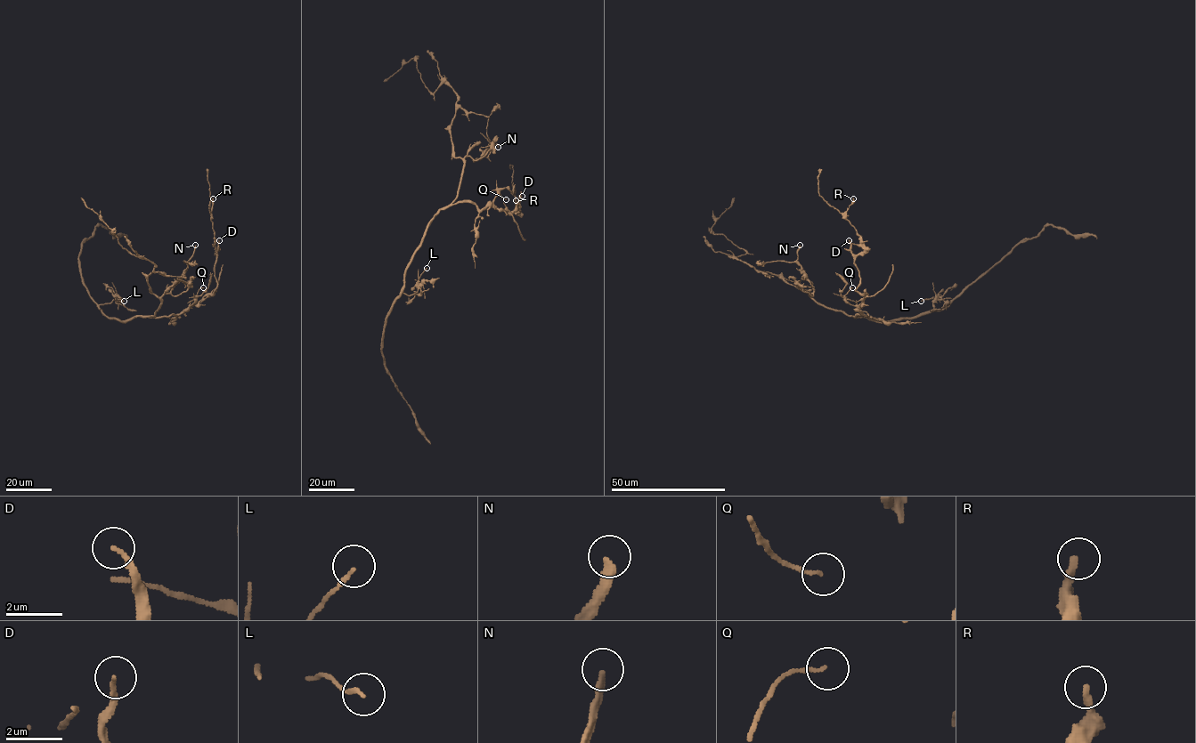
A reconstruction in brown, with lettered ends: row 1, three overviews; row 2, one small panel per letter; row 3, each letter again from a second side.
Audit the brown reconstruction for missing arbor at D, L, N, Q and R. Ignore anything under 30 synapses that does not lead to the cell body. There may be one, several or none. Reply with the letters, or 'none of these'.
D, N

